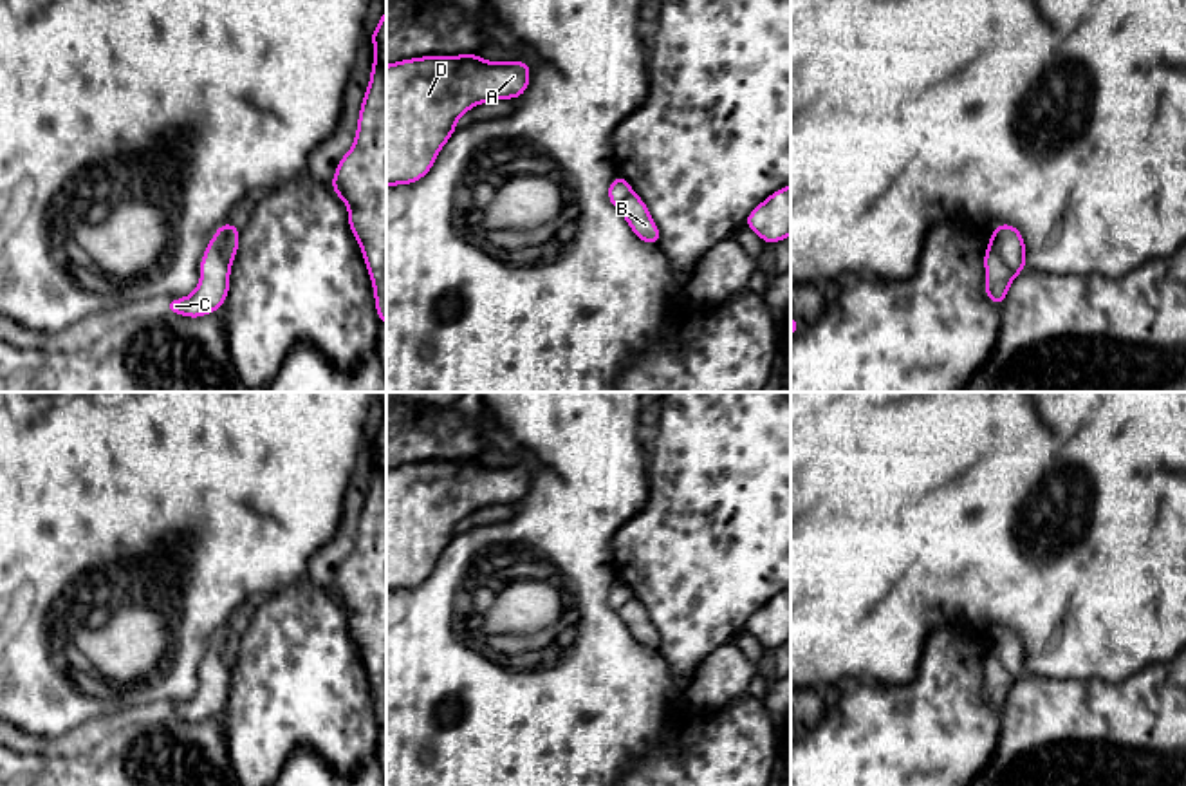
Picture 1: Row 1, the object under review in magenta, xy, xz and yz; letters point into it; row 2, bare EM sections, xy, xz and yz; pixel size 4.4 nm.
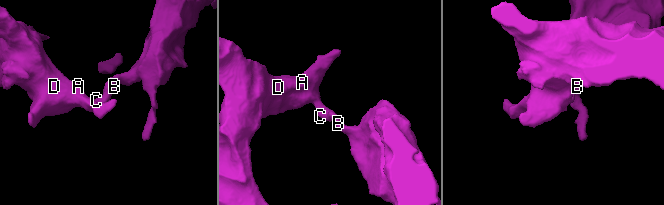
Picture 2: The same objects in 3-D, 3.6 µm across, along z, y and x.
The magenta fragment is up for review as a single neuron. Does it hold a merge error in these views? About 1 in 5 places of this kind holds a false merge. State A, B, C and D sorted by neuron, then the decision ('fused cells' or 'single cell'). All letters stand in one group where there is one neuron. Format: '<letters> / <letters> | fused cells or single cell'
A C D / B | fused cells

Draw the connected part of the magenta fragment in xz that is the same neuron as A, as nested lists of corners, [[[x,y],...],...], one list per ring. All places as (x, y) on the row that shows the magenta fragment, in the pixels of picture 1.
[[[477,54],[422,56],[386,65],[386,186],[422,179],[462,114],[486,101],[520,98],[529,76],[531,67],[524,61],[493,63]]]

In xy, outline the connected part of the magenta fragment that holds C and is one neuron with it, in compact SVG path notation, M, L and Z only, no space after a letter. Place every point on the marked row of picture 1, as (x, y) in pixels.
M209 240L200 260L200 280L190 296L171 300L164 309L181 316L200 318L218 311L229 293L231 264L226 262L220 249Z

